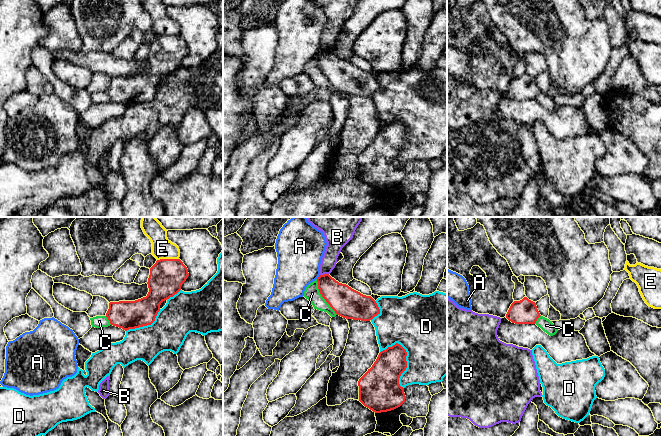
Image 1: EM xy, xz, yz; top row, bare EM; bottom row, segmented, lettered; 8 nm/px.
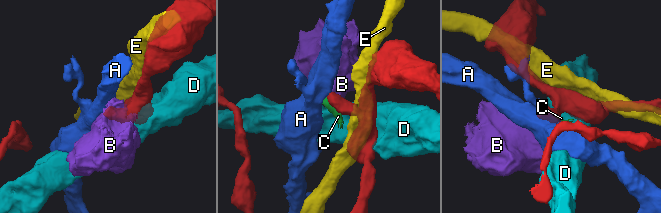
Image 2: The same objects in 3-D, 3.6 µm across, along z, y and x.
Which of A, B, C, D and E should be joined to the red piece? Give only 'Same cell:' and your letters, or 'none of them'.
Same cell: none of them

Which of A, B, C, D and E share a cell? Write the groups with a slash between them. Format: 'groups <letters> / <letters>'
groups A / B C / D / E

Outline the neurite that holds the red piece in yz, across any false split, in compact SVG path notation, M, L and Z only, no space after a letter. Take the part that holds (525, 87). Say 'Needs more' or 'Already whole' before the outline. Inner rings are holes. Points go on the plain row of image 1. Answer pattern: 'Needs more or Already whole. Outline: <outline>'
Already whole. Outline: M527 73L514 77L506 90L506 94L515 100L535 100L540 92L536 79Z

